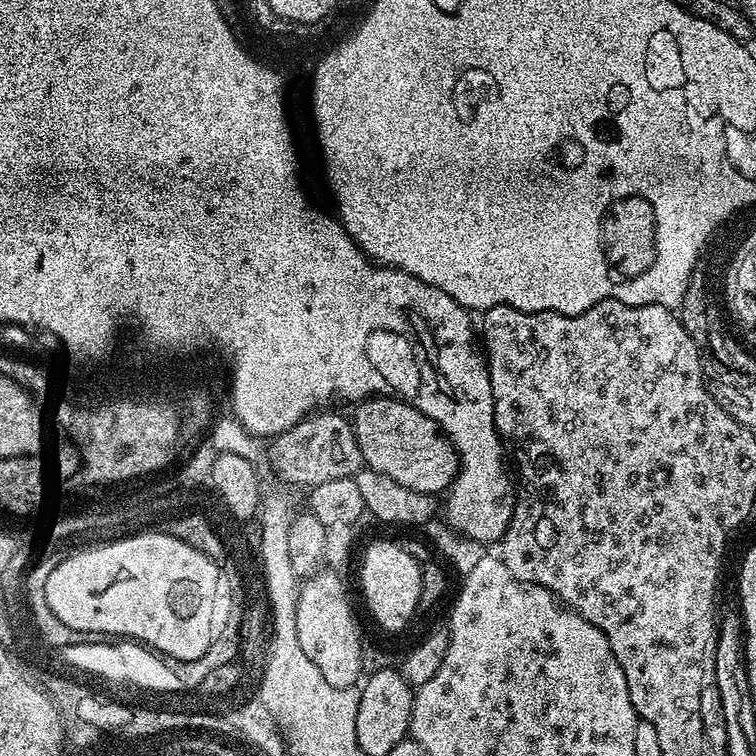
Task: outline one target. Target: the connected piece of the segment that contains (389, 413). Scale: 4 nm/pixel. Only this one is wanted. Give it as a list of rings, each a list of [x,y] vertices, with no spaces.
[[[373,396],[361,400],[355,405],[356,418],[354,417],[357,444],[361,448],[365,465],[375,470],[378,474],[386,474],[386,478],[394,478],[394,482],[402,482],[415,492],[447,493],[452,486],[456,471],[460,468],[461,459],[451,439],[446,435],[439,423],[422,414],[413,404],[406,404],[399,398],[390,396]]]

